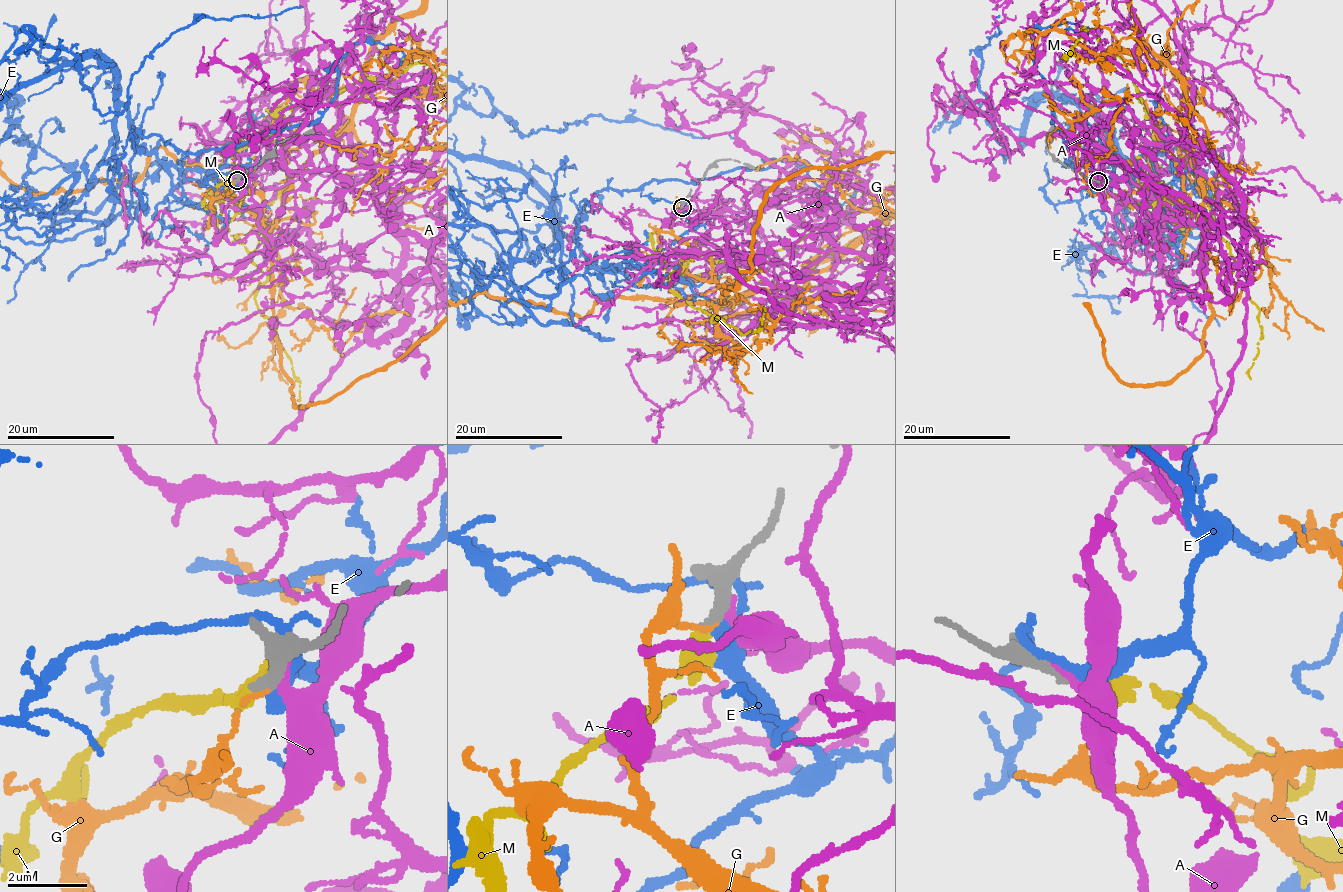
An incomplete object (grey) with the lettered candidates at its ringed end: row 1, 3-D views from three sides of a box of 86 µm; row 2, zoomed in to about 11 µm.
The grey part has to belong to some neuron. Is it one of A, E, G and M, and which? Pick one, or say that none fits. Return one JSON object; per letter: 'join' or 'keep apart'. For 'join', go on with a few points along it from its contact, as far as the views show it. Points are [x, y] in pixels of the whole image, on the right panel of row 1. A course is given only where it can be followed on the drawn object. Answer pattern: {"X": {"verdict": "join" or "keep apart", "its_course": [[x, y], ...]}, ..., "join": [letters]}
{"A": {"verdict": "keep apart"}, "E": {"verdict": "keep apart"}, "G": {"verdict": "keep apart"}, "M": {"verdict": "join"}, "join": ["M"]}

